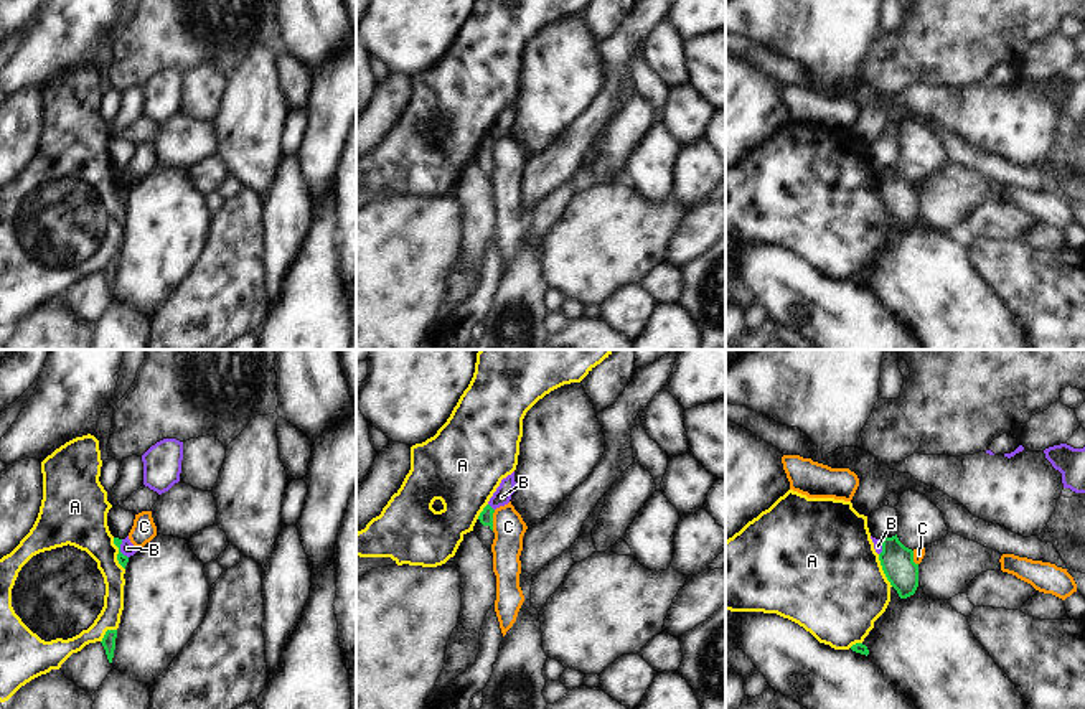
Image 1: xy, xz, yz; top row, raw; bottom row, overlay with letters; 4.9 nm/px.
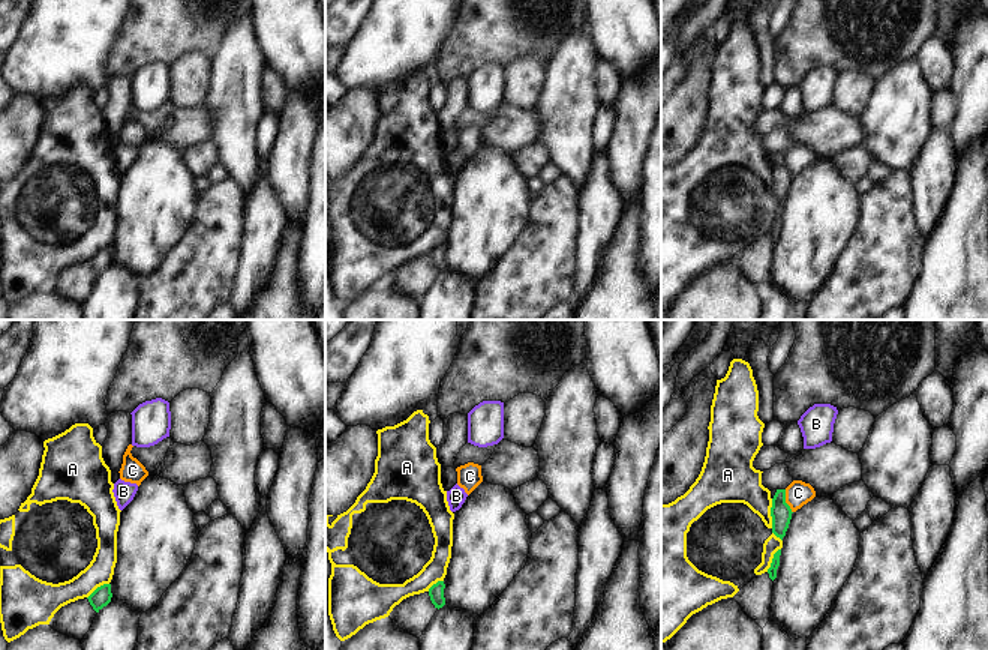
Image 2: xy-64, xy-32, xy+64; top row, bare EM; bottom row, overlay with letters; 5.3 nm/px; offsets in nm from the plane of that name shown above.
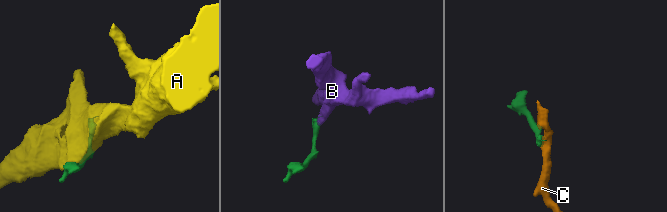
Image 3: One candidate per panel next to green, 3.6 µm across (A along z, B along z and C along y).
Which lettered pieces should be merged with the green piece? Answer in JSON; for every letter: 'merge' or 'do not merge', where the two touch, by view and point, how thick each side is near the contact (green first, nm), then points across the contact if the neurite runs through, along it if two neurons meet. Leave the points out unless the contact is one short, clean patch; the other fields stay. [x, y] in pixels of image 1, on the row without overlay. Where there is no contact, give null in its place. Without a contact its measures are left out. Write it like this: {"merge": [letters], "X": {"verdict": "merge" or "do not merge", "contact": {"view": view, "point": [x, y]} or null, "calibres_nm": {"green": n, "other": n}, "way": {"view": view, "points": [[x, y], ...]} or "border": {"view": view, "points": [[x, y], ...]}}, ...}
{"merge": [], "A": {"verdict": "do not merge", "contact": {"view": "yz", "point": [883, 200]}, "calibres_nm": {"green": 160, "other": 500}}, "B": {"verdict": "do not merge", "contact": {"view": "xy", "point": [119, 180]}, "calibres_nm": {"green": 50, "other": 70}, "border": {"view": "xy", "points": [[121, 170], [121, 182], [127, 188]]}}, "C": {"verdict": "do not merge", "contact": {"view": "xz", "point": [492, 150]}, "calibres_nm": {"green": 70, "other": 160}, "border": {"view": "xz", "points": [[495, 140], [492, 160]]}}}

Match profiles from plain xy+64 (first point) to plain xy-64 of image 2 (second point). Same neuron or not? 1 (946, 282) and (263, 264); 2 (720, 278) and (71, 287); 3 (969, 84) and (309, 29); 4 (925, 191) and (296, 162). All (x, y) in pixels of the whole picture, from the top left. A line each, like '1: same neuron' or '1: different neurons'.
1: different neurons
2: different neurons
3: different neurons
4: different neurons

